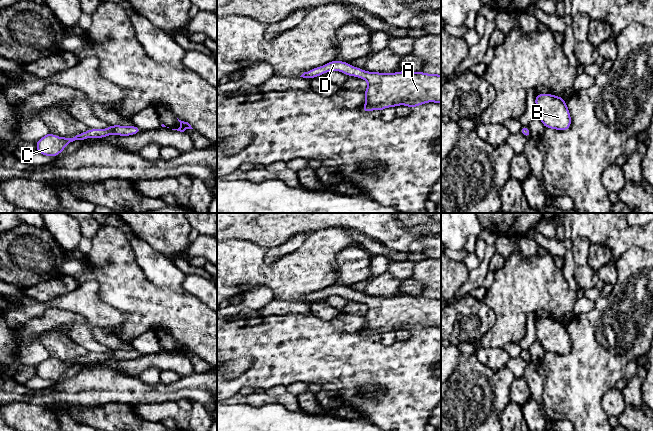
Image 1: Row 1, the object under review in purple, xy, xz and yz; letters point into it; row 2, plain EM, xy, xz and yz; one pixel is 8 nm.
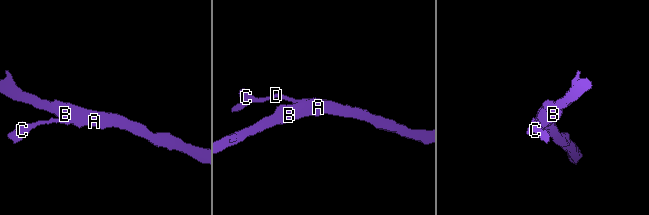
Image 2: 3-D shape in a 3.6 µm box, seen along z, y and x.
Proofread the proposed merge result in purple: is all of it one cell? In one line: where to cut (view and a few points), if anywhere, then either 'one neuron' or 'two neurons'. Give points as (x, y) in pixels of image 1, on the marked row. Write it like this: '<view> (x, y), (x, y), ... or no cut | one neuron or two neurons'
no cut | one neuron

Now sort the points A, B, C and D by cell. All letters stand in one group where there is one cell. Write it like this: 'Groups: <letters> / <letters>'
Groups: A B C D

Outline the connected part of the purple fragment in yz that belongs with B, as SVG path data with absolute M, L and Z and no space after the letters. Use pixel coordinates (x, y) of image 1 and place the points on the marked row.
M550 93L537 94L535 97L536 116L545 128L565 131L571 126L571 115L566 101Z

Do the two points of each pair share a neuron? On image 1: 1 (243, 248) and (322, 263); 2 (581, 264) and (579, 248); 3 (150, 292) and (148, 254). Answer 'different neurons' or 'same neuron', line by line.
1: same neuron
2: same neuron
3: different neurons

